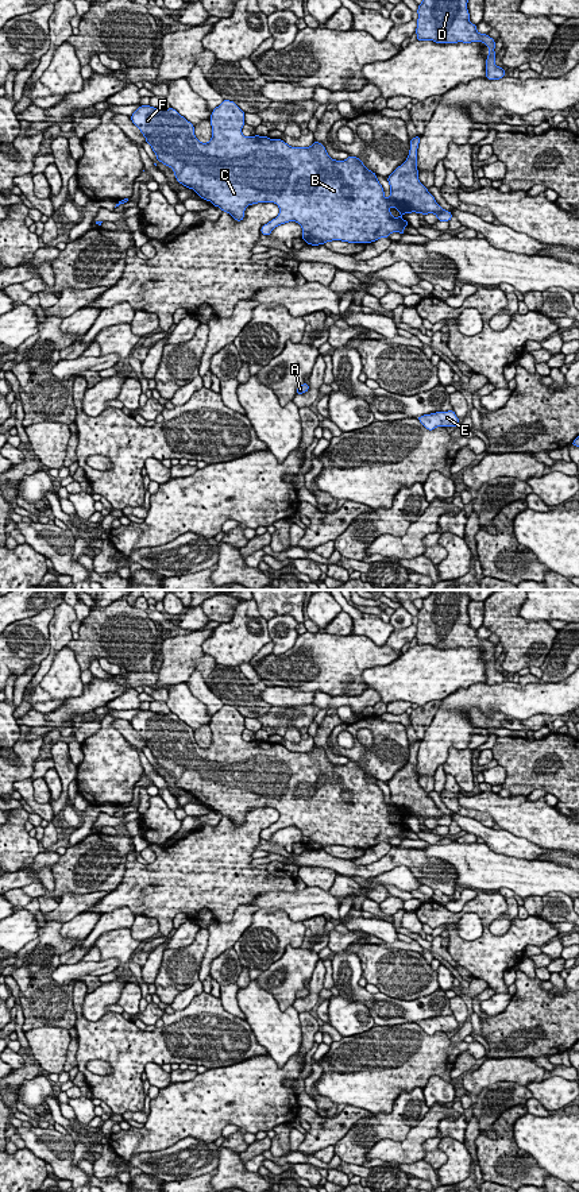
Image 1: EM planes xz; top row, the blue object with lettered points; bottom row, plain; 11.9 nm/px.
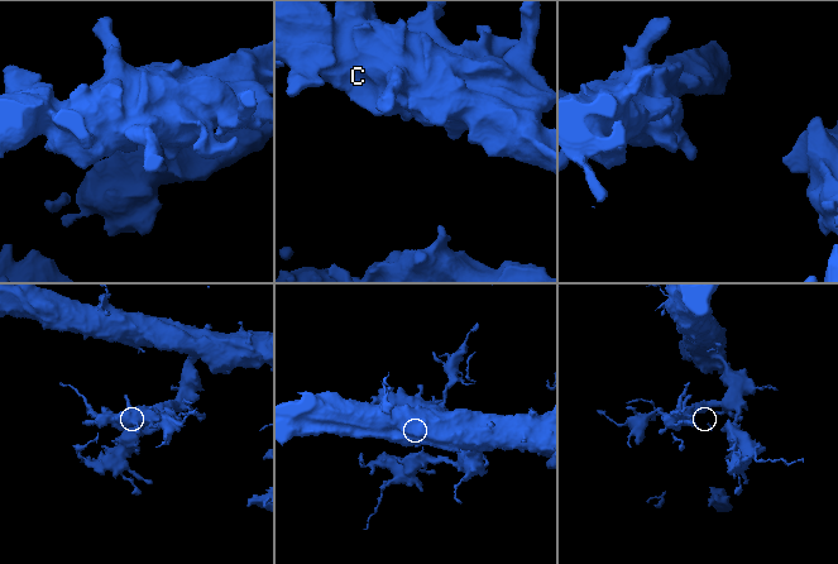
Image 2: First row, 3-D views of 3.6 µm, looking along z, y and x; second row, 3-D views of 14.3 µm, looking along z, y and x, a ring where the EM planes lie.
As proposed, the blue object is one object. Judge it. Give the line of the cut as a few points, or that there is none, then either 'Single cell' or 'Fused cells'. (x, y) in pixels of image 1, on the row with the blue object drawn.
No split. Single cell

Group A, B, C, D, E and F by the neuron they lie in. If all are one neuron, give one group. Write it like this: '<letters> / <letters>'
A B C D E F

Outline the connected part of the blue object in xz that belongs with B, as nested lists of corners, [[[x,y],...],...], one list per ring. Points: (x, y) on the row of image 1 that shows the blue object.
[[[223,100],[211,115],[212,138],[208,143],[201,143],[194,135],[194,126],[173,108],[140,105],[131,120],[158,162],[171,167],[180,184],[228,212],[236,221],[244,219],[248,205],[266,201],[277,204],[278,216],[260,228],[266,236],[275,227],[296,221],[302,228],[301,238],[306,244],[319,246],[332,240],[368,244],[389,238],[391,232],[405,235],[404,228],[409,225],[401,217],[405,213],[435,213],[439,221],[451,220],[452,213],[443,209],[418,180],[416,163],[420,135],[410,139],[406,161],[387,177],[390,197],[386,198],[377,174],[359,158],[348,155],[346,161],[332,159],[324,144],[316,140],[310,147],[290,147],[281,139],[259,135],[247,138],[242,134],[244,113],[233,101]]]

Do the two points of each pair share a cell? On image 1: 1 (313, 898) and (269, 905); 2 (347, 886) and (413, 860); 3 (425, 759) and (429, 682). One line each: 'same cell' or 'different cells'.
1: same cell
2: different cells
3: different cells

